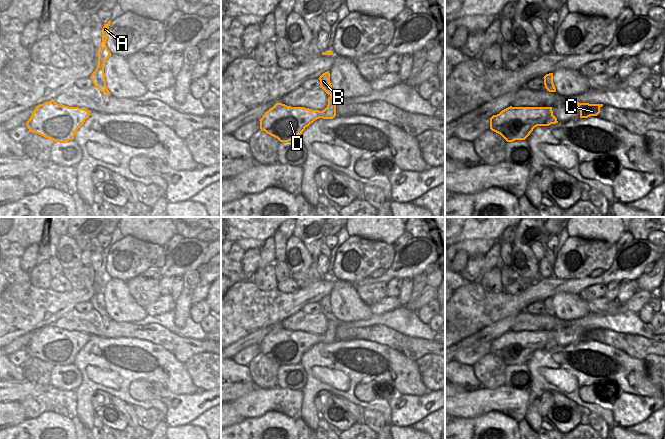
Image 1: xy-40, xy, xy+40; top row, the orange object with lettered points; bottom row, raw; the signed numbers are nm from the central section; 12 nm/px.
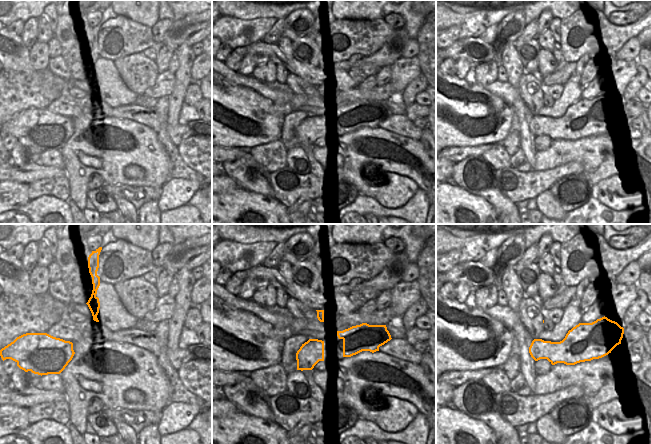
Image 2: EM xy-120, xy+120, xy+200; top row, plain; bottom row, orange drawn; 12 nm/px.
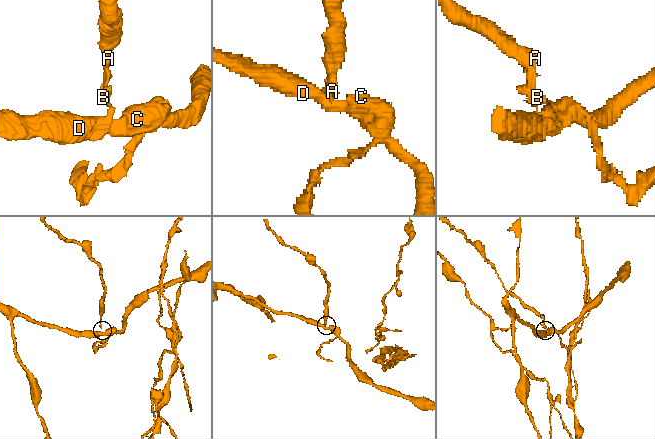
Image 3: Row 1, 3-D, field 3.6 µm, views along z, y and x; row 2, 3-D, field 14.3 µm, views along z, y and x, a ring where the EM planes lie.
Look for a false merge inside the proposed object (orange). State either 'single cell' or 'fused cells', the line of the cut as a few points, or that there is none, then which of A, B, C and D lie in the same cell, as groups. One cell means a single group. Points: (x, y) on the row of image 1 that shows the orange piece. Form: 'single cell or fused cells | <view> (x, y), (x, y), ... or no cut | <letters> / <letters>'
fused cells | xy (330, 95), (337, 99) | A B / C D

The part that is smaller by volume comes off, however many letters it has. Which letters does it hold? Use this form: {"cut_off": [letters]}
{"cut_off": ["A", "B"]}

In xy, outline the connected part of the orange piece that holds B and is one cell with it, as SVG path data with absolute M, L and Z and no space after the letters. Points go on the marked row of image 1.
M329 71L323 73L320 77L320 87L330 96L338 99L339 96L334 93L332 90L332 85L330 83L330 73Z

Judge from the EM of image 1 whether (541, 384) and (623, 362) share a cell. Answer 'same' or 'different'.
same

